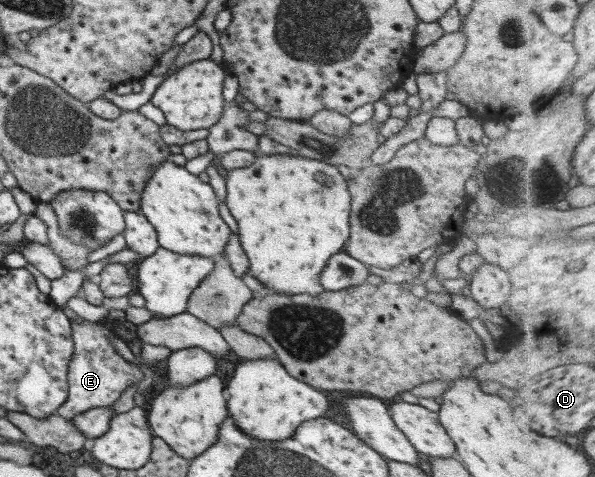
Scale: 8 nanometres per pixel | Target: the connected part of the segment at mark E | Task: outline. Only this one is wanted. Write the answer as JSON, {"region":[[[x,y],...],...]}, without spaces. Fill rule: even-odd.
{"region":[[[76,316],[70,320],[70,325],[74,351],[67,364],[67,397],[65,402],[55,410],[55,414],[65,420],[71,420],[75,415],[86,410],[112,405],[121,396],[123,390],[134,382],[138,383],[143,378],[143,374],[136,366],[129,361],[125,361],[117,354],[113,345],[108,343],[105,336],[118,336],[115,333],[115,324],[107,318],[89,322]]]}

